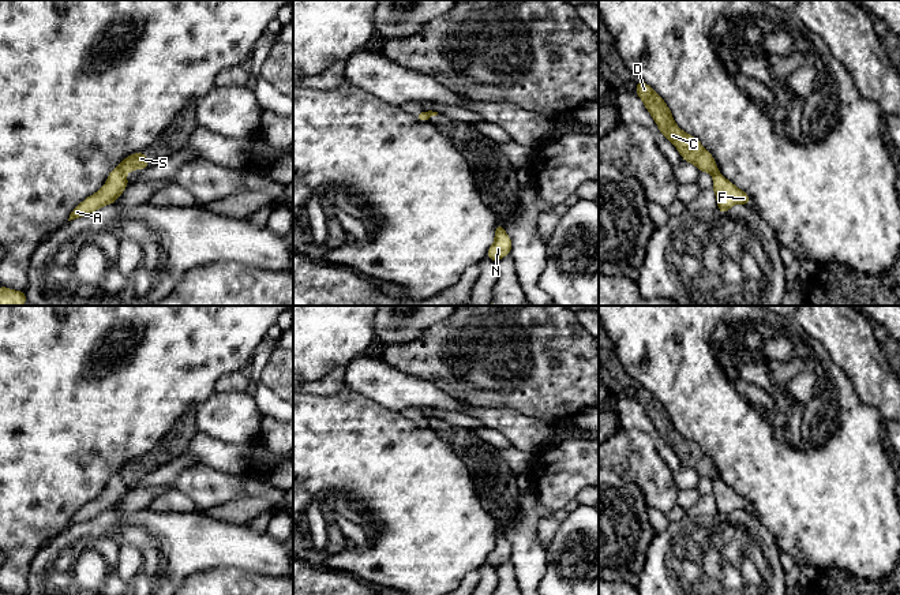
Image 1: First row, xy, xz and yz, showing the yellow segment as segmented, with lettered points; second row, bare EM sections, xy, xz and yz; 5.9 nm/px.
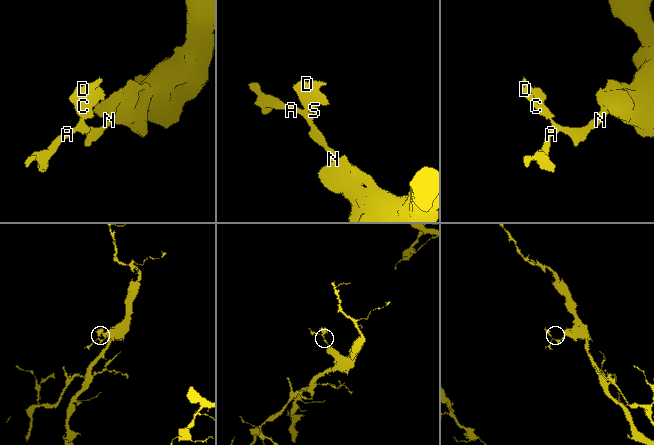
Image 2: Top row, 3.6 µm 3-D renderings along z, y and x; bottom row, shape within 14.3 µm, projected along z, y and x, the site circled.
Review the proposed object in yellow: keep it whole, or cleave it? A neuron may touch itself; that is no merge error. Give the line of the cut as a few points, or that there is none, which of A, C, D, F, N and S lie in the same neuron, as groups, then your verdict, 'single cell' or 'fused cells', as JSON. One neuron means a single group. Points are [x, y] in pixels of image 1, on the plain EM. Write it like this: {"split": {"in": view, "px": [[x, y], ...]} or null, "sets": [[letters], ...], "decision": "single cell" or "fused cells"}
{"split": {"in": "xy", "px": [[117, 474], [123, 479]]}, "sets": [["A", "F", "N"], ["C", "D", "S"]], "decision": "fused cells"}

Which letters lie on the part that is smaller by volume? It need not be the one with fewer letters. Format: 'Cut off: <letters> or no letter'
Cut off: C, D, S

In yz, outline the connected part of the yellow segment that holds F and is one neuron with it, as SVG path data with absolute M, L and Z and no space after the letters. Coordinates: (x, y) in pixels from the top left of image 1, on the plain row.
M719 476L712 479L713 495L717 505L719 520L724 520L731 512L743 509L749 512L751 509L750 502L727 486Z

